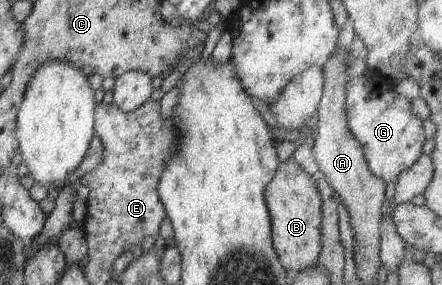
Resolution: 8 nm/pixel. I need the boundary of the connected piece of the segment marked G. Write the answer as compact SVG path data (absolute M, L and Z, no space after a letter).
M377 72L353 78L349 76L346 93L347 123L352 136L362 147L368 168L374 176L381 178L386 184L395 182L398 175L409 169L422 155L422 146L425 142L423 120L412 113L411 102L400 96L394 90L394 83Z

